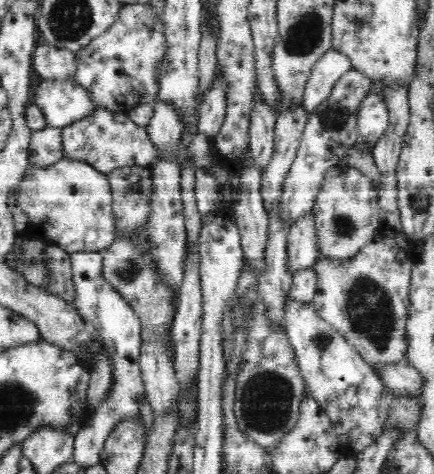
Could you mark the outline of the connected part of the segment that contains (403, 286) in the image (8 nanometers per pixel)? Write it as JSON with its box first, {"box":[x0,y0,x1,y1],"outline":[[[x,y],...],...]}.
{"box":[311,233,413,370],"outline":[[[378,233],[373,242],[345,261],[319,254],[313,270],[317,274],[317,287],[311,304],[318,316],[352,343],[374,370],[407,356],[406,325],[413,264],[396,240]]]}

